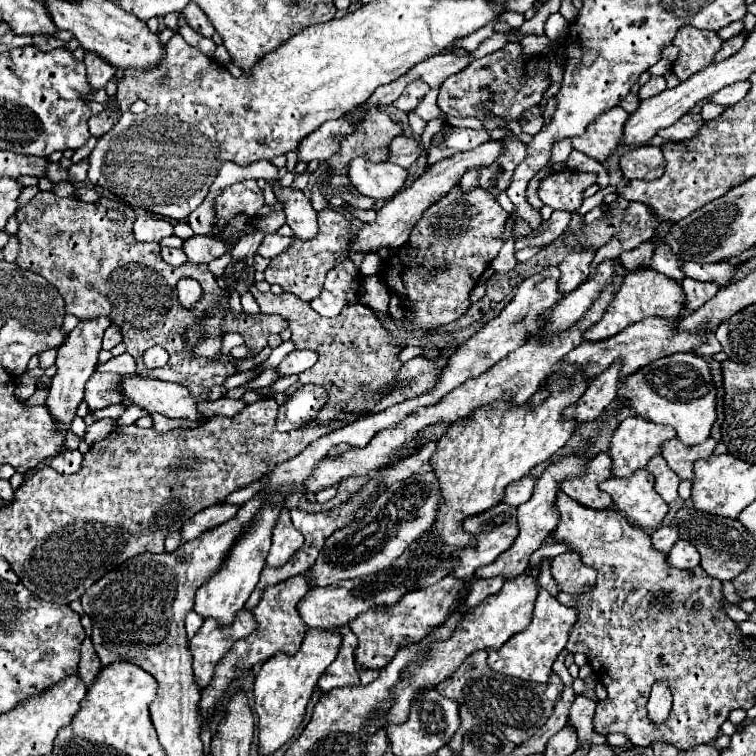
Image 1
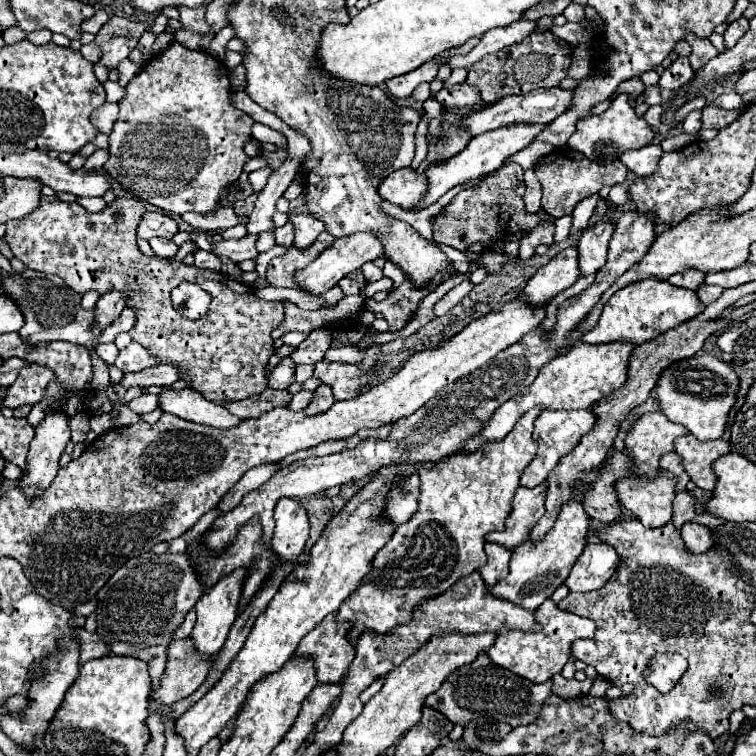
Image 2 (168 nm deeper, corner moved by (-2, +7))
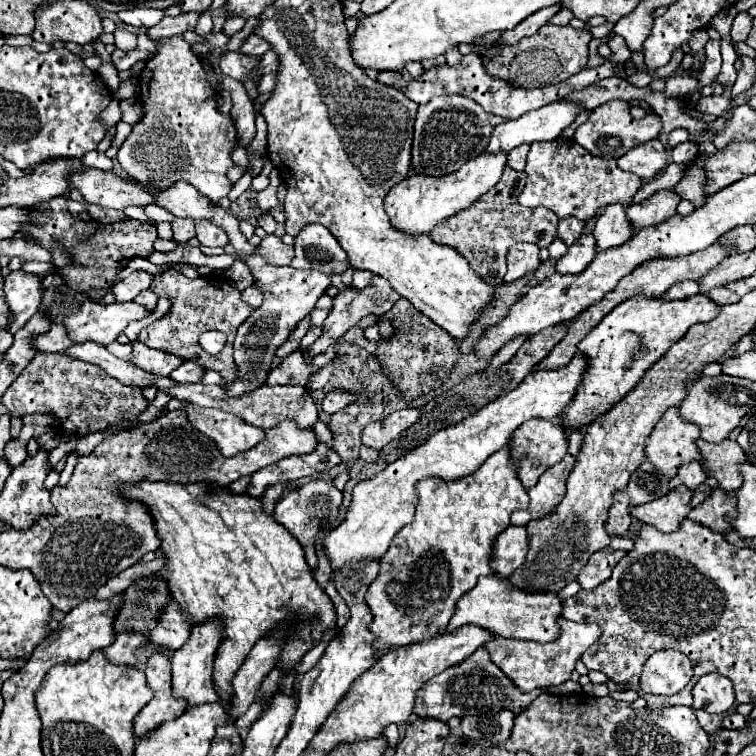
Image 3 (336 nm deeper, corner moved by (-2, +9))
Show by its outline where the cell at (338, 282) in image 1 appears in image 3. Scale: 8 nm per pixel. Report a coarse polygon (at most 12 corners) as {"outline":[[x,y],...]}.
{"outline":[[383,276],[333,298],[307,360],[325,352],[363,316],[383,316],[399,300]]}

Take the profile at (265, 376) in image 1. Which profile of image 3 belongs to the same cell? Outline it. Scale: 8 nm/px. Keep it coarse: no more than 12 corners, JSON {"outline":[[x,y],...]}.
{"outline":[[338,344],[311,360],[297,350],[269,374],[267,384],[305,386],[309,374],[333,360]]}

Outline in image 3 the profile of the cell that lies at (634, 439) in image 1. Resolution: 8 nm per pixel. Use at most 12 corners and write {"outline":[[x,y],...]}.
{"outline":[[669,408],[645,444],[667,478],[701,460],[699,426]]}

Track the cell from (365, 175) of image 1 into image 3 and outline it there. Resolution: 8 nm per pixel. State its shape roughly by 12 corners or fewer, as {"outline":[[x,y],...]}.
{"outline":[[481,154],[447,176],[413,174],[385,212],[407,234],[471,206],[501,180],[507,154]]}

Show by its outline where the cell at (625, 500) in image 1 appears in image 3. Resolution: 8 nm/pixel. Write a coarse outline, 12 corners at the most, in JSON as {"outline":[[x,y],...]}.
{"outline":[[679,486],[631,516],[661,532],[675,532],[691,510],[691,490]]}

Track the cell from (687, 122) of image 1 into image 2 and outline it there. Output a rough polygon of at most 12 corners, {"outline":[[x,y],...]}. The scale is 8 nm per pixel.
{"outline":[[713,102],[703,108],[703,128],[721,130],[739,118],[743,108],[725,110]]}

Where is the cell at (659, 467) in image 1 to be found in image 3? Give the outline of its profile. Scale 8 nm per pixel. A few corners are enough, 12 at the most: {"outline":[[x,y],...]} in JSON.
{"outline":[[689,462],[679,468],[669,486],[683,484],[695,490],[705,482],[707,474],[699,462]]}

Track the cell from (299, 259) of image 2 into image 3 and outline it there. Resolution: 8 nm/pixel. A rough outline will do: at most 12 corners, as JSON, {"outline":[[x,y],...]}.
{"outline":[[257,284],[247,286],[243,300],[251,306],[263,302],[263,290]]}

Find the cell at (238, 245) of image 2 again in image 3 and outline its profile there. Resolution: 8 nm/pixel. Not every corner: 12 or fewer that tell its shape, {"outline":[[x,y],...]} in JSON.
{"outline":[[265,236],[255,252],[273,266],[289,266],[293,246]]}

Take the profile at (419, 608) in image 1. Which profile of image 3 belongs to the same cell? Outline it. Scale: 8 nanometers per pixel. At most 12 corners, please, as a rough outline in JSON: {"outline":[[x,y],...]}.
{"outline":[[481,576],[443,632],[551,642],[561,600]]}

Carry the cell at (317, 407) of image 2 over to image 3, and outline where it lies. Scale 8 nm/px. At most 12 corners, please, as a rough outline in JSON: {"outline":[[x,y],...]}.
{"outline":[[331,390],[325,394],[321,408],[335,414],[355,400],[347,390]]}

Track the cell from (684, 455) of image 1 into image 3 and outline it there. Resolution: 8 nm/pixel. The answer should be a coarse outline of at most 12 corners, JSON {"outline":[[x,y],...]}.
{"outline":[[695,440],[701,466],[719,488],[733,492],[745,452],[735,440]]}

